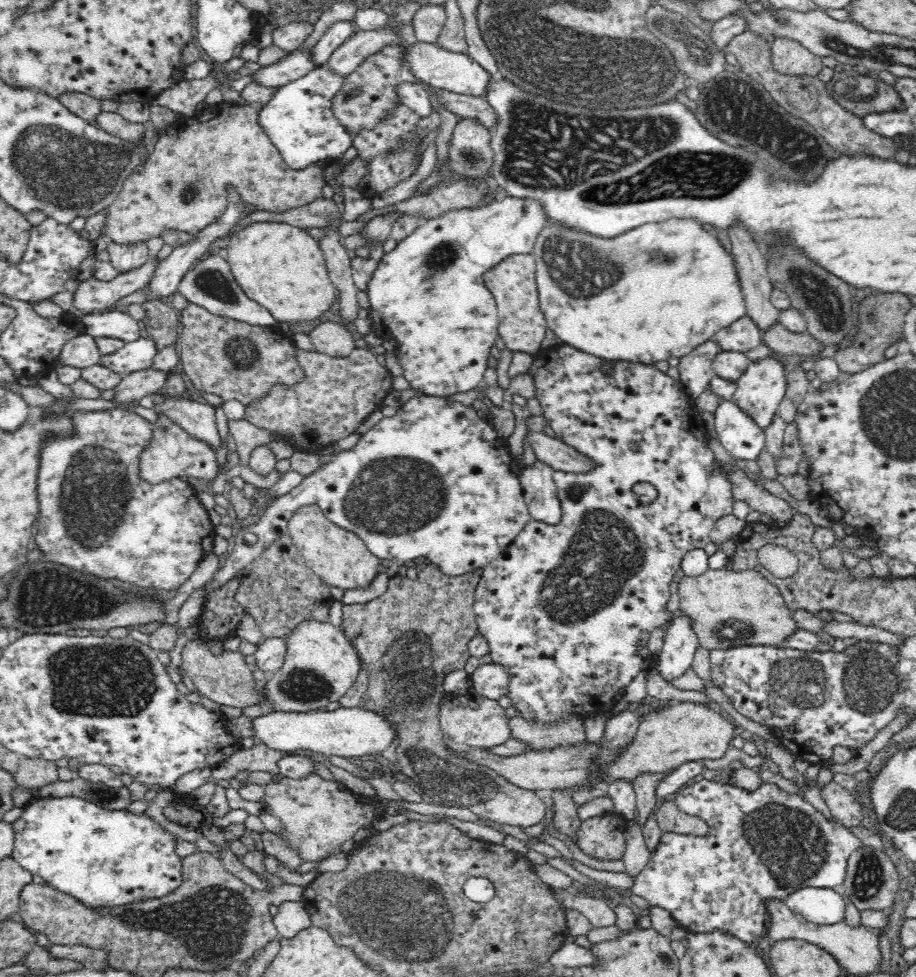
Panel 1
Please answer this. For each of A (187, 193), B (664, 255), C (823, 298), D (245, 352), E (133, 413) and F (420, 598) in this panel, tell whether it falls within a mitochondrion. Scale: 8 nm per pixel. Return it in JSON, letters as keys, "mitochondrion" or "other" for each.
{"A":"mitochondrion","B":"mitochondrion","C":"mitochondrion","D":"mitochondrion","E":"other","F":"other"}

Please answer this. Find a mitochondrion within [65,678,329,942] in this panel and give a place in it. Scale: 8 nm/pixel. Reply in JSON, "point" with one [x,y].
{"point":[96,793]}

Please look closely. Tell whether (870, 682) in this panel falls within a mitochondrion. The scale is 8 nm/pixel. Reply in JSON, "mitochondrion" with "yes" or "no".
{"mitochondrion":"yes"}

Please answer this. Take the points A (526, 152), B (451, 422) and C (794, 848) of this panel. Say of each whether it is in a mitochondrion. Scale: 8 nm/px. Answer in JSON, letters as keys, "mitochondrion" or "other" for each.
{"A":"mitochondrion","B":"other","C":"mitochondrion"}

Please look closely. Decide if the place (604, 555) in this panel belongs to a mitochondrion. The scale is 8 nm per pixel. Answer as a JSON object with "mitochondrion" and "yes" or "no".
{"mitochondrion":"yes"}

